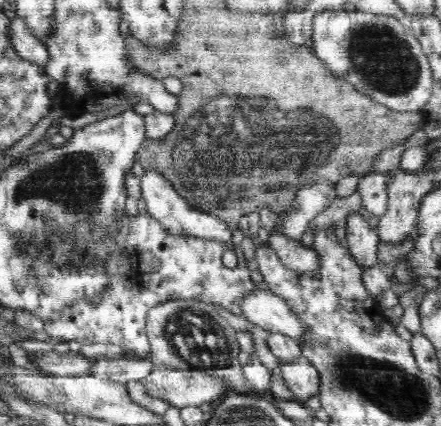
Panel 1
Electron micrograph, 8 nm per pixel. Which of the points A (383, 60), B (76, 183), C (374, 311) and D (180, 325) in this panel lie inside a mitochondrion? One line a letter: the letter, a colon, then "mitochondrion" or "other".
A: mitochondrion
B: mitochondrion
C: other
D: mitochondrion

